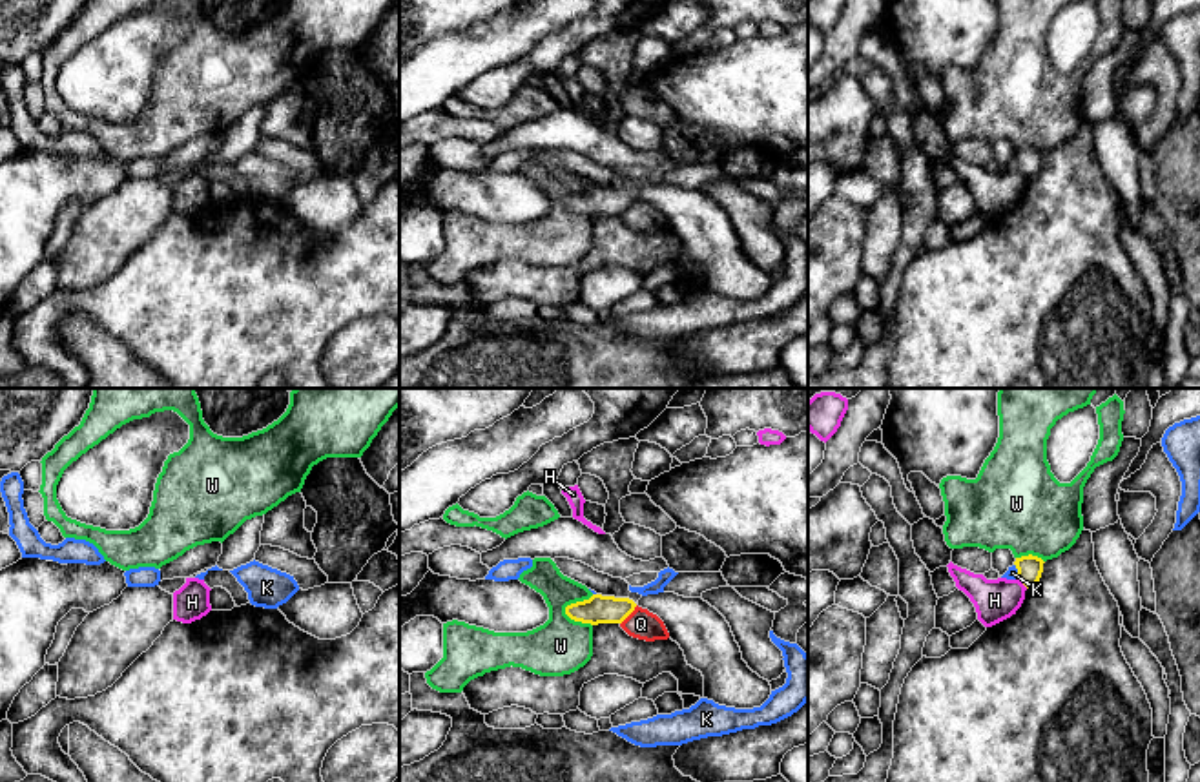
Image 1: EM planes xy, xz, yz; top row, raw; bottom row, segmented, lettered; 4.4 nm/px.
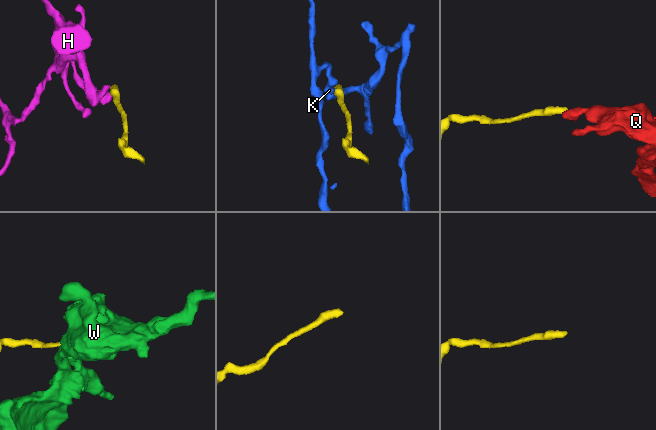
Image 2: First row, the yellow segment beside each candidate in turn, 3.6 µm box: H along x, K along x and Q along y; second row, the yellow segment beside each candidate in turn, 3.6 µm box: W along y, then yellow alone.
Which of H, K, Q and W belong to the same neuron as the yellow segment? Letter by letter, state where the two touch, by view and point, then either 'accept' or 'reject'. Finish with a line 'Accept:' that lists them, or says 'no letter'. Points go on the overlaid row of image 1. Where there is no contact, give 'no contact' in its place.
H: yz (1024, 584) | reject
K: yz (1018, 571) | reject
Q: xz (630, 613) | reject
W: xz (577, 602) | reject
Accept: no letter

